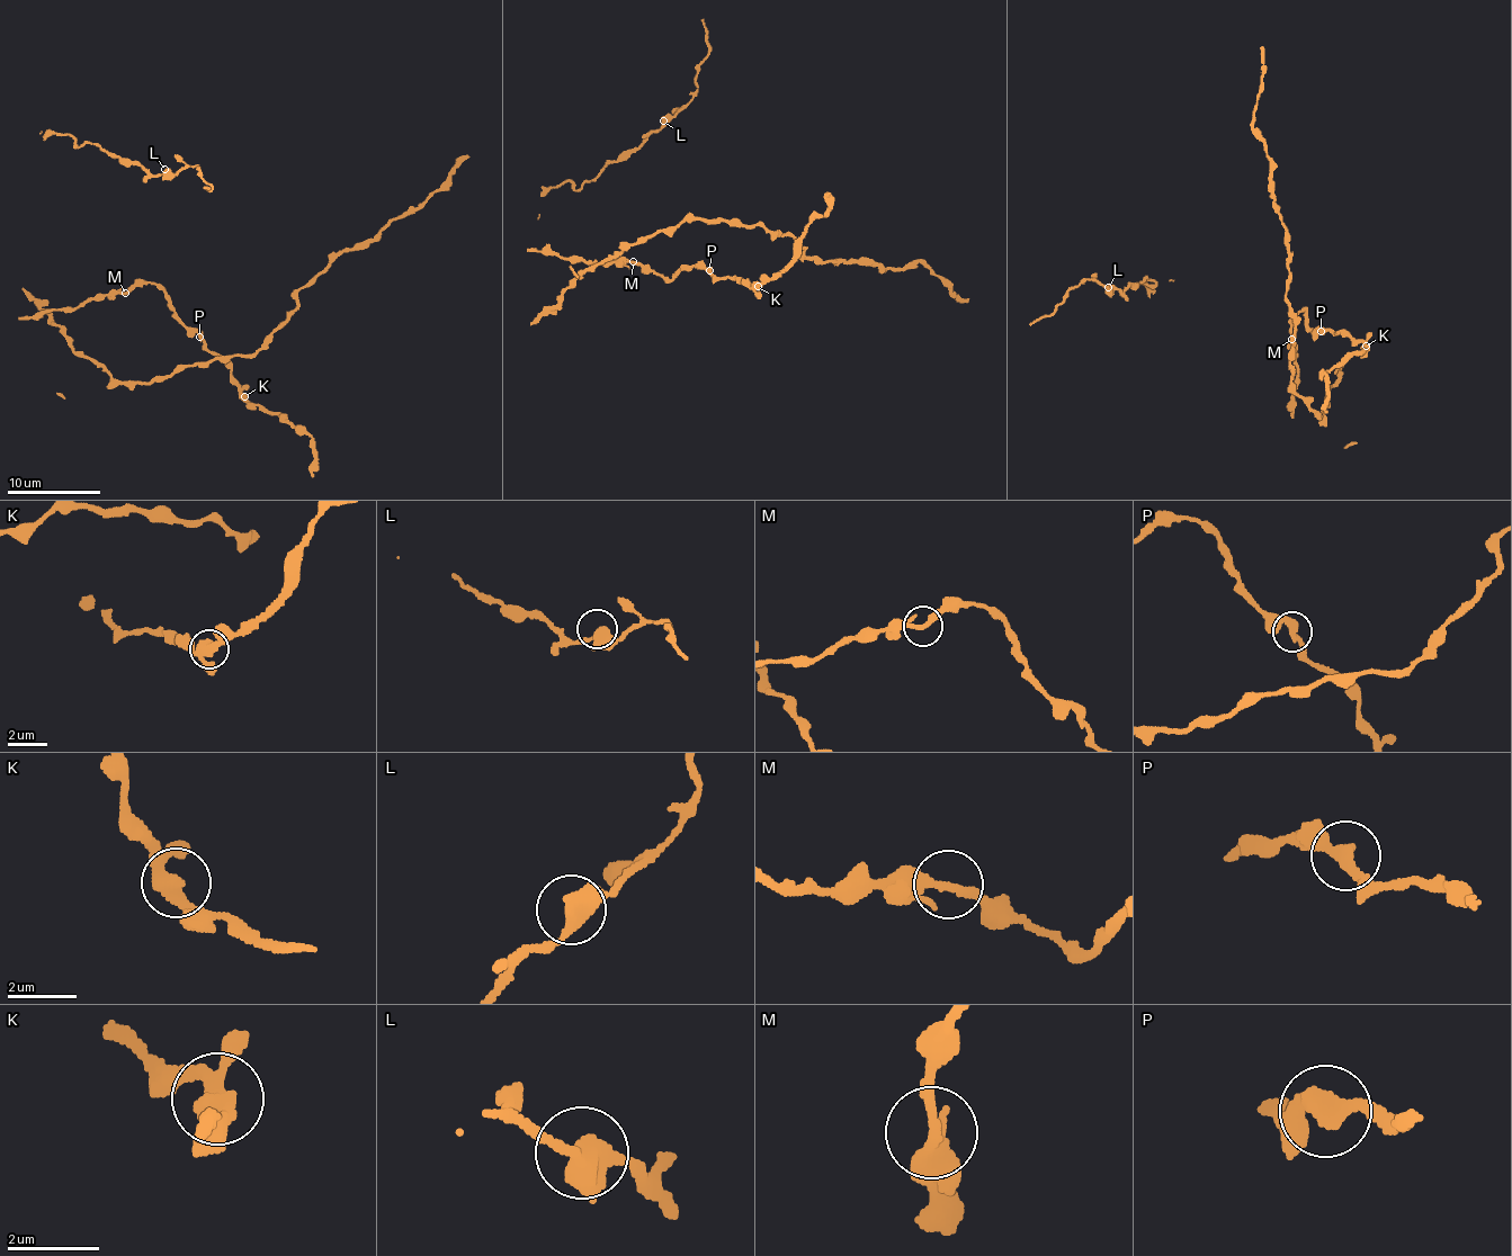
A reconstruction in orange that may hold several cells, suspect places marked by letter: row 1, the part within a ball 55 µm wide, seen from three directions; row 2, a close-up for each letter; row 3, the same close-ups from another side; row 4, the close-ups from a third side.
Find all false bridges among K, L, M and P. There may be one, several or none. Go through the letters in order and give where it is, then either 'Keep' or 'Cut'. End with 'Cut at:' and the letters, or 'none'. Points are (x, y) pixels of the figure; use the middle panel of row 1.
K: Place: (758, 286). Keep
L: Place: (663, 120). Keep
M: Place: (633, 261). Keep
P: Place: (709, 270). Keep
Cut at: none

